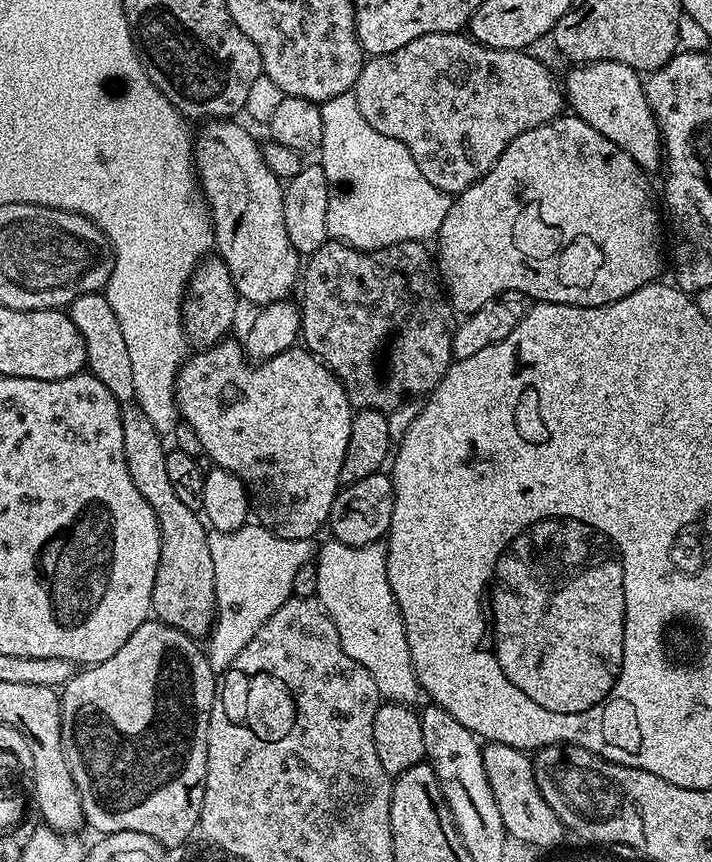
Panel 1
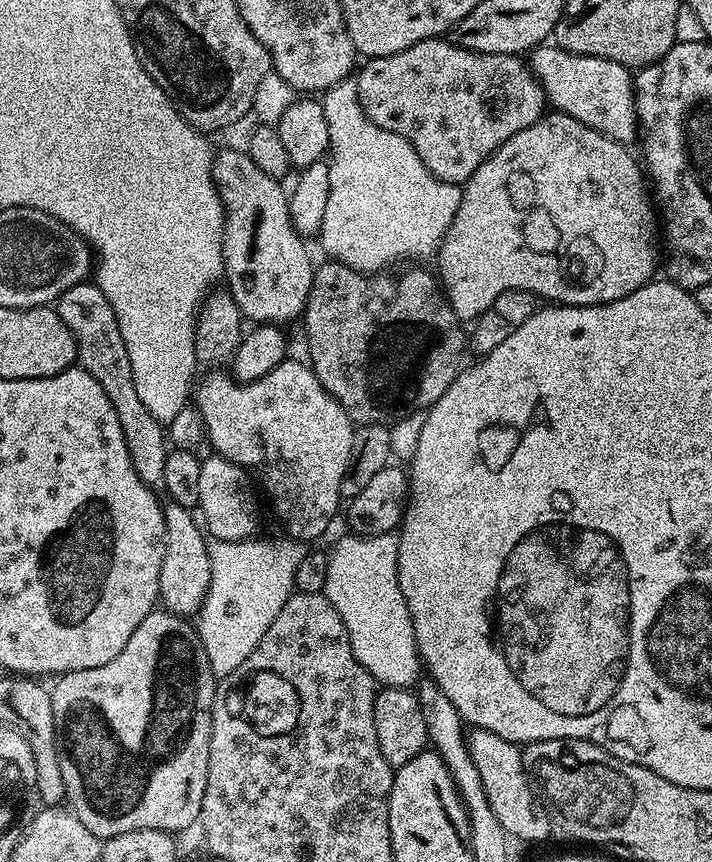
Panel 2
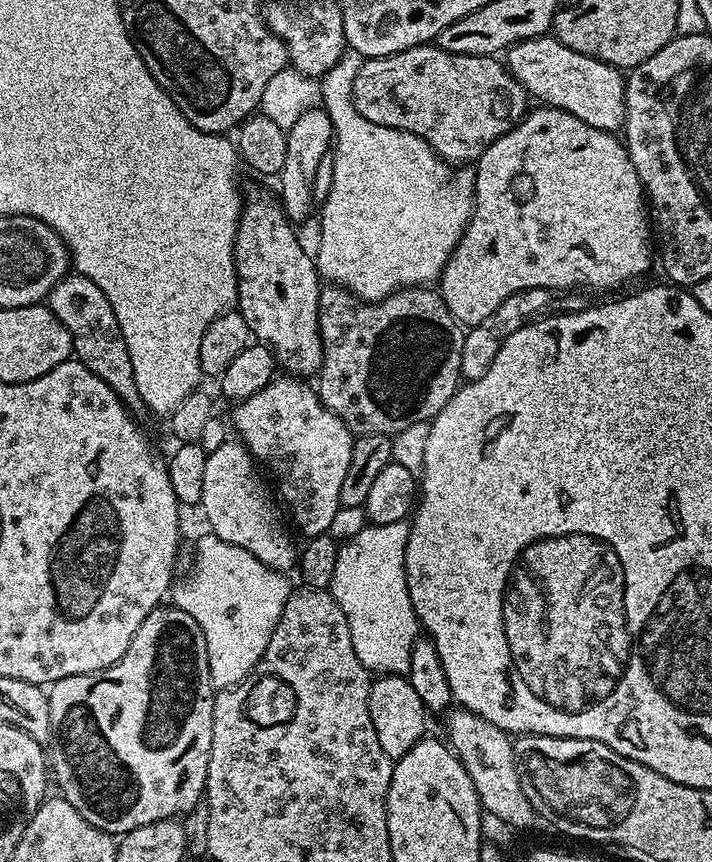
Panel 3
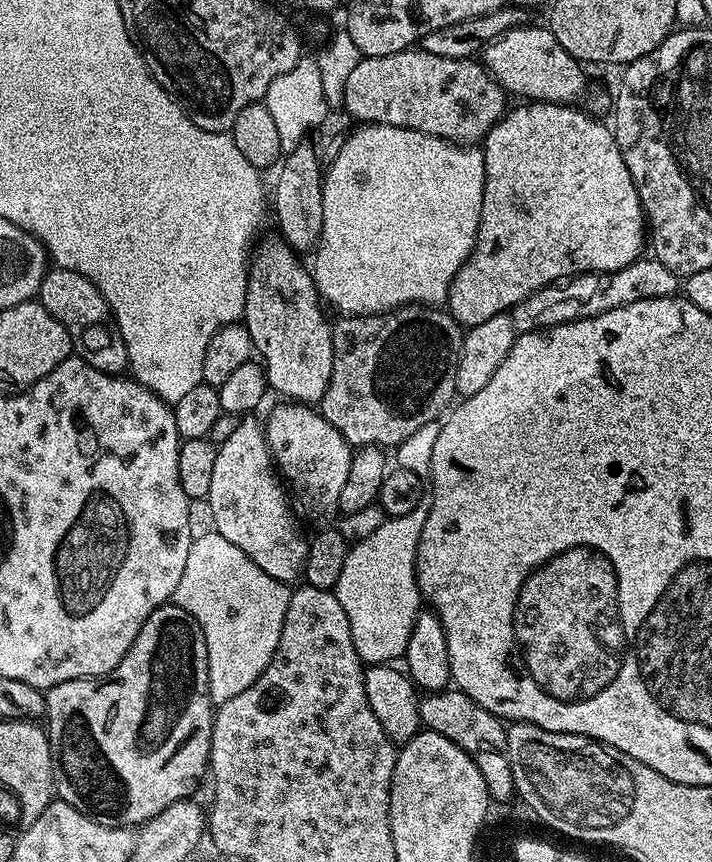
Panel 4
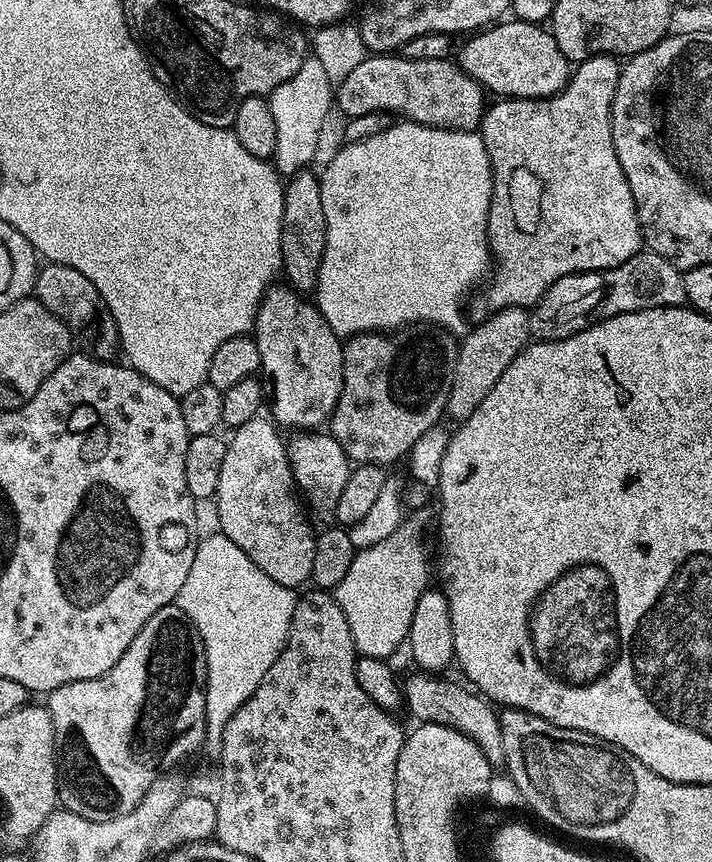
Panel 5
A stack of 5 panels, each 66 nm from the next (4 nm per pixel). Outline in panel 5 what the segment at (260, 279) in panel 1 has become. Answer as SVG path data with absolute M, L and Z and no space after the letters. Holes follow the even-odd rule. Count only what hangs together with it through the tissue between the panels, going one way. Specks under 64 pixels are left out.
M291 286L276 287L264 293L254 329L266 404L272 407L271 419L281 429L316 430L319 424L329 423L342 394L344 345L315 303L307 304L307 299Z

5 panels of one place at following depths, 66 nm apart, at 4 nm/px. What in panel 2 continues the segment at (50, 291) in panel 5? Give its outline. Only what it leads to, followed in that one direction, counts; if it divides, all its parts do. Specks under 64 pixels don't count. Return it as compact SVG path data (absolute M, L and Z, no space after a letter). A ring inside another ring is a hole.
M85 282L70 286L70 290L63 292L55 301L54 307L58 318L62 318L70 334L74 334L79 367L84 368L86 374L102 386L102 390L106 390L106 398L110 398L110 406L114 406L118 414L118 426L122 426L122 434L130 450L130 462L138 478L142 478L144 485L150 489L163 489L166 458L170 451L166 443L166 428L158 422L158 418L154 418L154 414L150 414L150 410L146 410L142 398L138 398L134 370L130 370L130 354L126 354L126 342L122 342L122 330L118 330L114 306L106 302L106 294L102 294L99 284Z

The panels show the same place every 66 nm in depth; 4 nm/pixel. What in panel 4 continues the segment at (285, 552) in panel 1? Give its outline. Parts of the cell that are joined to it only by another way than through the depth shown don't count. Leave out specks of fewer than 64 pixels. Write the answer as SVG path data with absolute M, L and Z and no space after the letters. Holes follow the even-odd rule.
M208 530L195 537L190 546L190 554L186 554L186 570L182 570L182 578L178 581L174 603L186 614L198 622L206 642L208 655L208 692L212 696L213 705L225 704L234 694L242 694L266 670L270 658L274 658L274 650L278 646L278 638L282 634L282 622L289 608L291 589L285 582L280 582L259 569L233 543L222 538L215 530Z

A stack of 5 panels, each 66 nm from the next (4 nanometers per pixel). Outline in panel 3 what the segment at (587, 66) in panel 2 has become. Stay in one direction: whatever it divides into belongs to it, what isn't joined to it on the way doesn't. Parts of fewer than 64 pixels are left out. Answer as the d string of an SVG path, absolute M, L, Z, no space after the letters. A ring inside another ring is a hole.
M552 34L519 40L507 49L507 56L508 71L520 81L533 101L574 114L574 118L586 122L586 126L603 132L616 134L623 129L626 76L621 69L592 56L578 54L570 50L570 46L562 46Z

